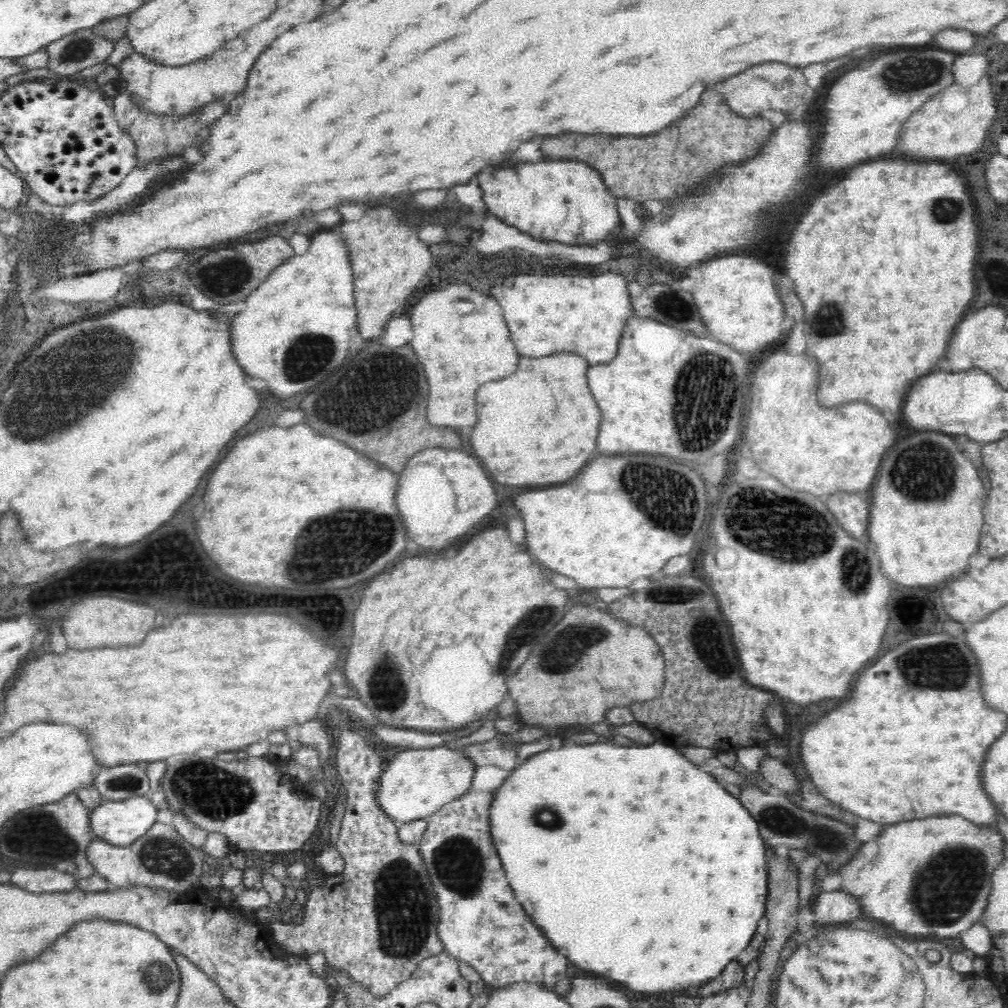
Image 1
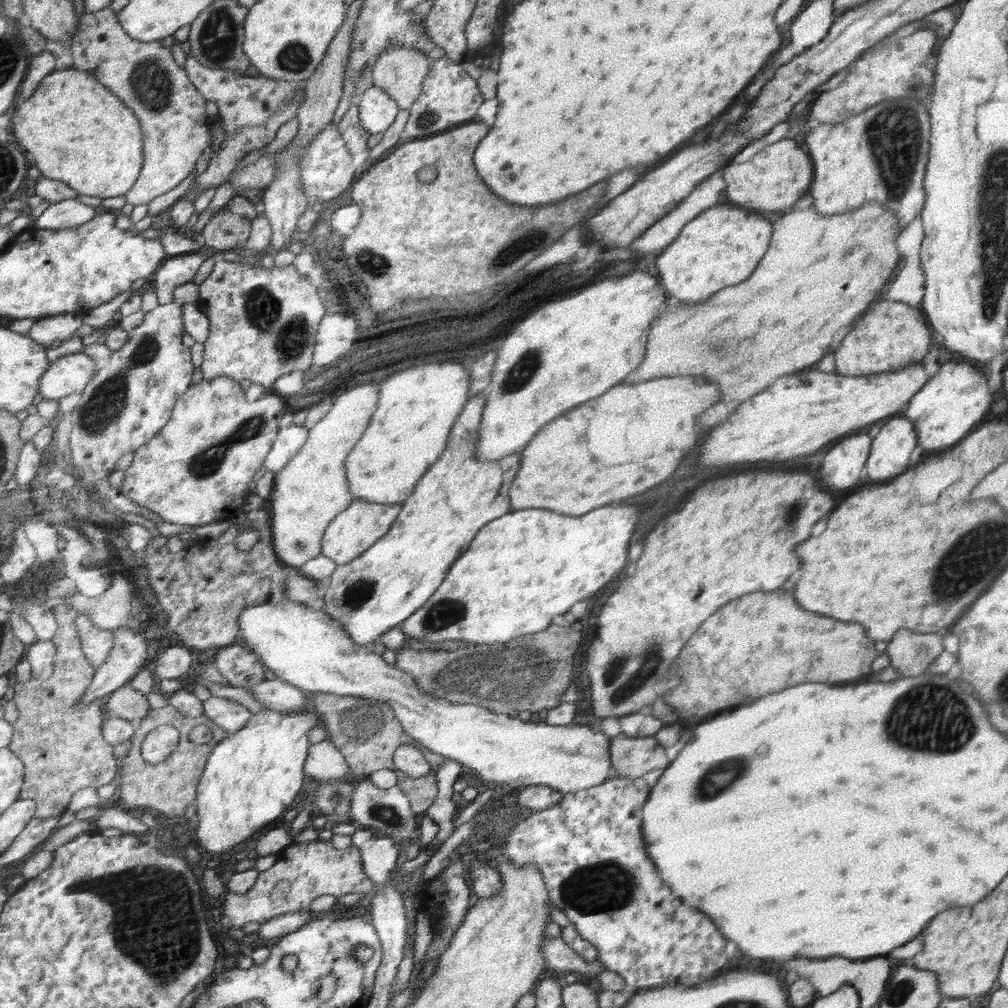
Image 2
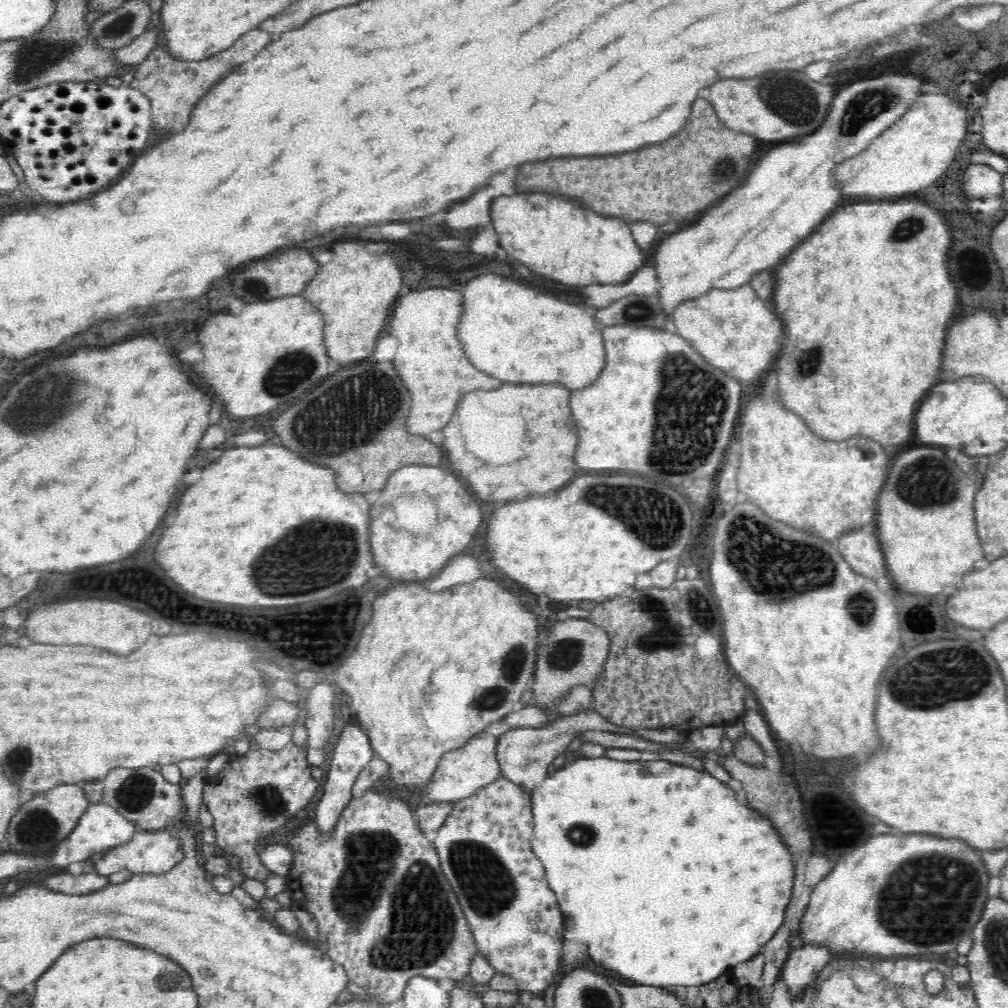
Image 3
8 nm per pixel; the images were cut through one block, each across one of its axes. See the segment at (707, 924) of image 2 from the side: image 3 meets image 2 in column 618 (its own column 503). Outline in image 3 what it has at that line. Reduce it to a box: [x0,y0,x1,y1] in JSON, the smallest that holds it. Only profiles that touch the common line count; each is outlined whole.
[433,776,566,998]

